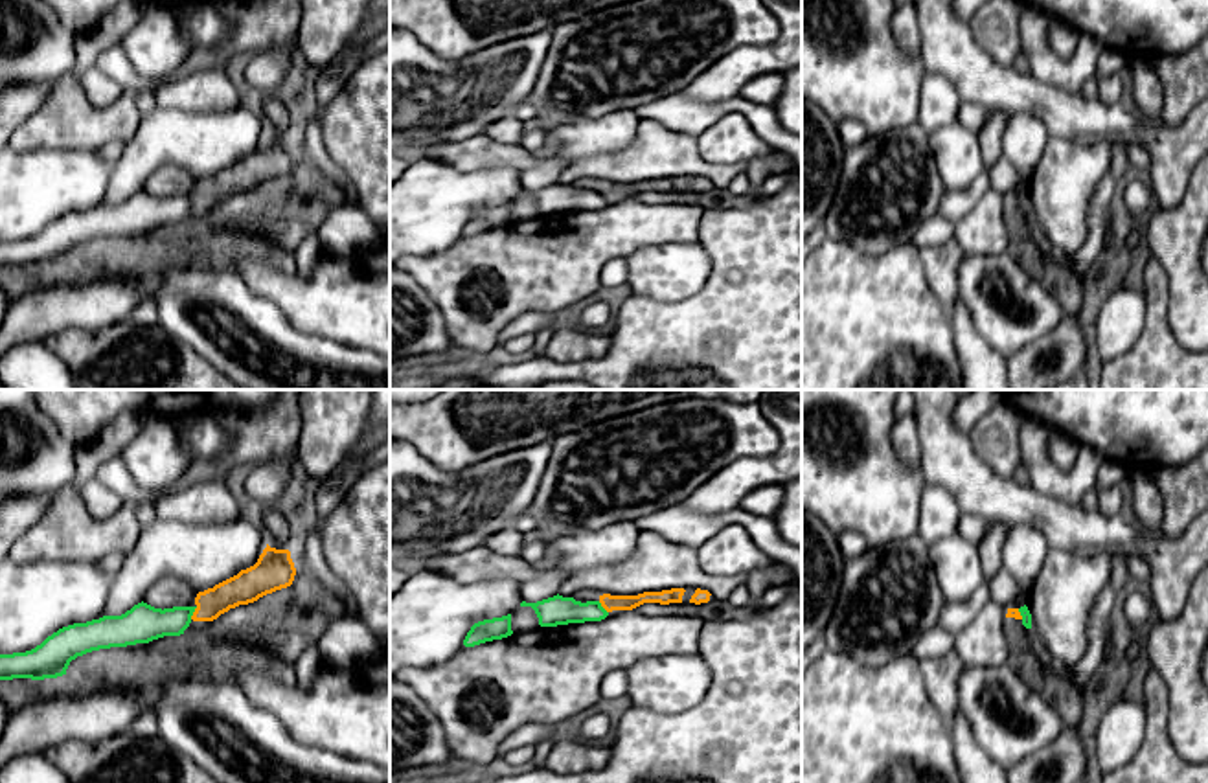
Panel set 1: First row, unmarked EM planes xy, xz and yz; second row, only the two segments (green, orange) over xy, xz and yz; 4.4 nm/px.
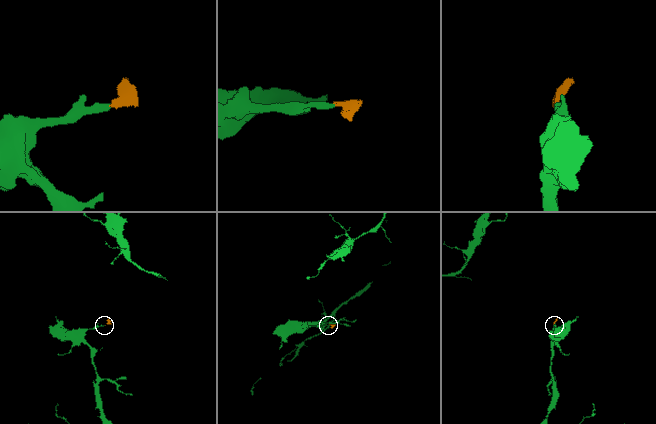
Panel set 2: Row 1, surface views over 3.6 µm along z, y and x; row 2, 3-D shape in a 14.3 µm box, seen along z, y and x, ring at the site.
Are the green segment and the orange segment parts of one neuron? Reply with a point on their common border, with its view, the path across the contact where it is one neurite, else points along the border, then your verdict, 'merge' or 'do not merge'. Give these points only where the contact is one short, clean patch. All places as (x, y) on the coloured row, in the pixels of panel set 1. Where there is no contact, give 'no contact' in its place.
xy (193, 611) | along xy (197, 607), (190, 618) | do not merge

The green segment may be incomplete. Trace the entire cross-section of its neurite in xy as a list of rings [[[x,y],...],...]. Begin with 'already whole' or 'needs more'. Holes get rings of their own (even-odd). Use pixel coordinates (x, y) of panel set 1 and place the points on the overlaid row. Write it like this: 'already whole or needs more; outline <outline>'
already whole; outline [[[142,601],[121,616],[63,627],[31,651],[0,654],[0,680],[57,678],[66,675],[72,660],[86,652],[180,636],[189,627],[195,608],[162,610]]]

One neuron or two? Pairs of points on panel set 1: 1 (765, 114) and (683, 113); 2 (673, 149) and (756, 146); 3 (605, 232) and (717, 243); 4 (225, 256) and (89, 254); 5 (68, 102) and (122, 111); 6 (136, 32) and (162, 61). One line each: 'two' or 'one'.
1: one
2: two
3: two
4: one
5: one
6: one

